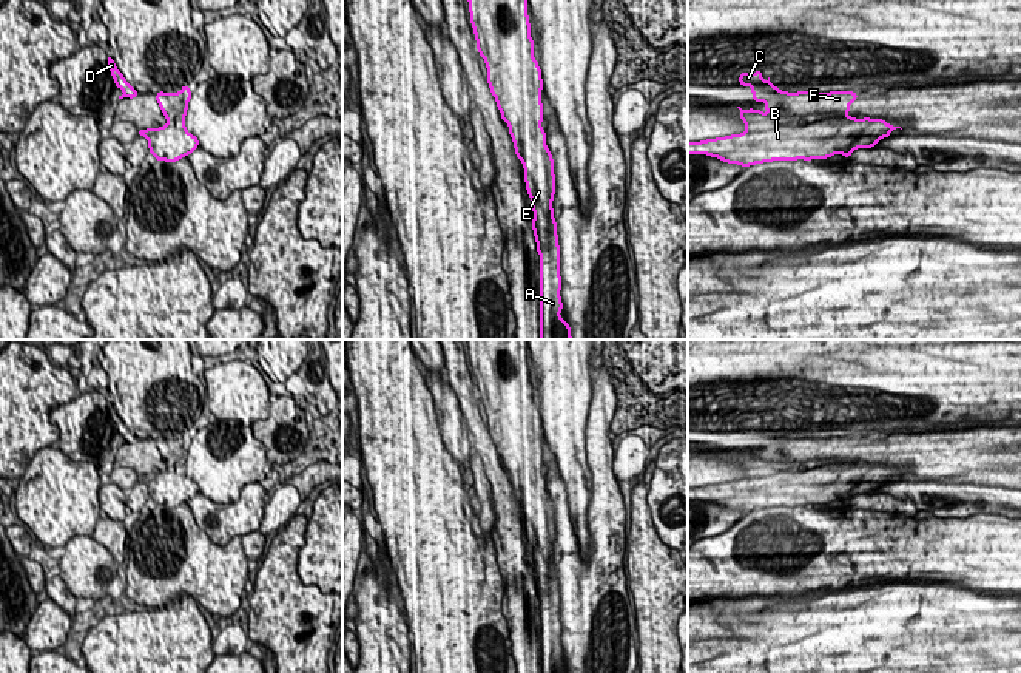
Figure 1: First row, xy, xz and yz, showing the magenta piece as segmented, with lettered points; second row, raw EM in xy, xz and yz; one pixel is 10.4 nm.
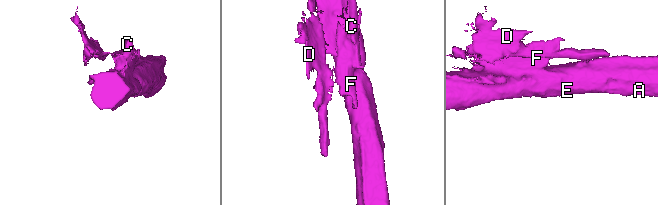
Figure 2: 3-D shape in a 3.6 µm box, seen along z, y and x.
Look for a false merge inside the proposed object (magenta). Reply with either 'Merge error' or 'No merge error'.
No merge error

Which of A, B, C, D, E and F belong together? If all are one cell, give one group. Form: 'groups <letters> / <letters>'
groups A B C D E F

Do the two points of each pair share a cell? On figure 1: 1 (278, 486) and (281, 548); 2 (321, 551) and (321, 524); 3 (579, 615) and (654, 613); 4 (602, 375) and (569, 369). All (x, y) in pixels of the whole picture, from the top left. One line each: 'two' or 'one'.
1: two
2: one
3: two
4: two

